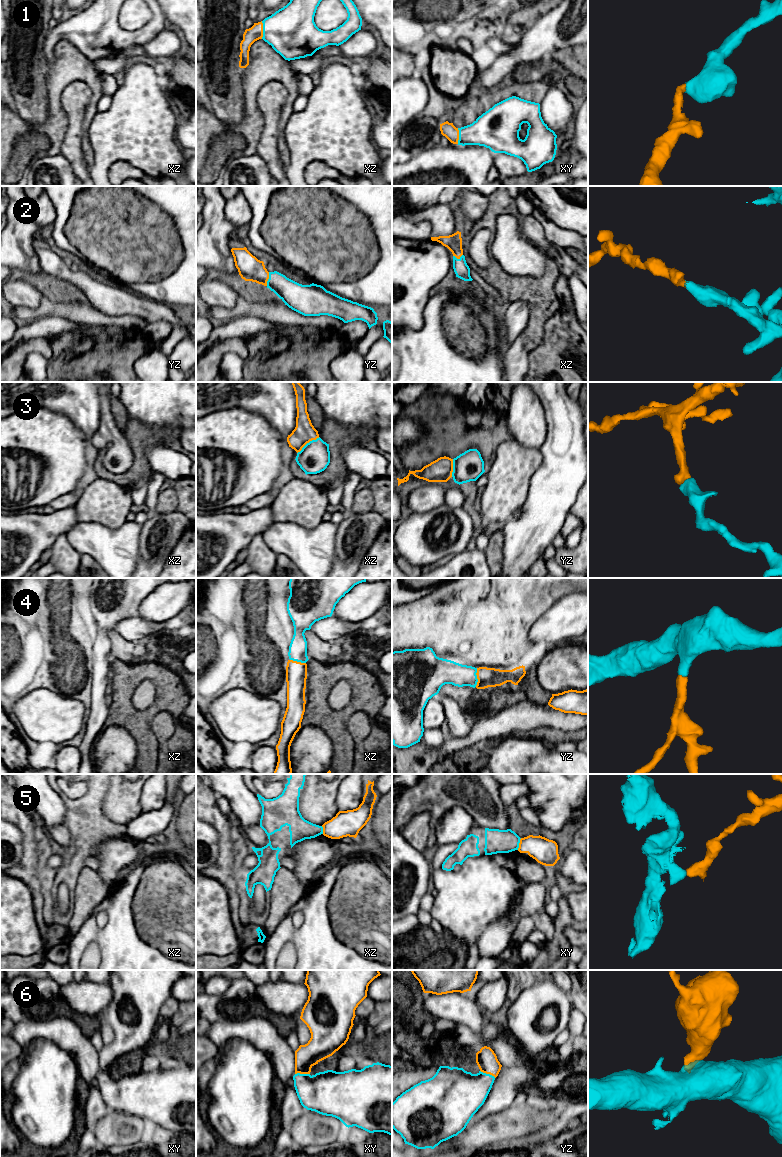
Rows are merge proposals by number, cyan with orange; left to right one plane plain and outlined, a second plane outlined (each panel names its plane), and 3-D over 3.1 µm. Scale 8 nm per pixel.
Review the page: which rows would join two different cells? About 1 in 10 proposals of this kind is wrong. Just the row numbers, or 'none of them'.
5

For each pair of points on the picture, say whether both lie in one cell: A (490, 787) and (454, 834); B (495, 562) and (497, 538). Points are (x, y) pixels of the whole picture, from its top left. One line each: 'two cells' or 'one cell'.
A: two cells
B: one cell

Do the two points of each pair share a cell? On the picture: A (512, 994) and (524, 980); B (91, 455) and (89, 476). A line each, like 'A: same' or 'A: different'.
A: same
B: same

